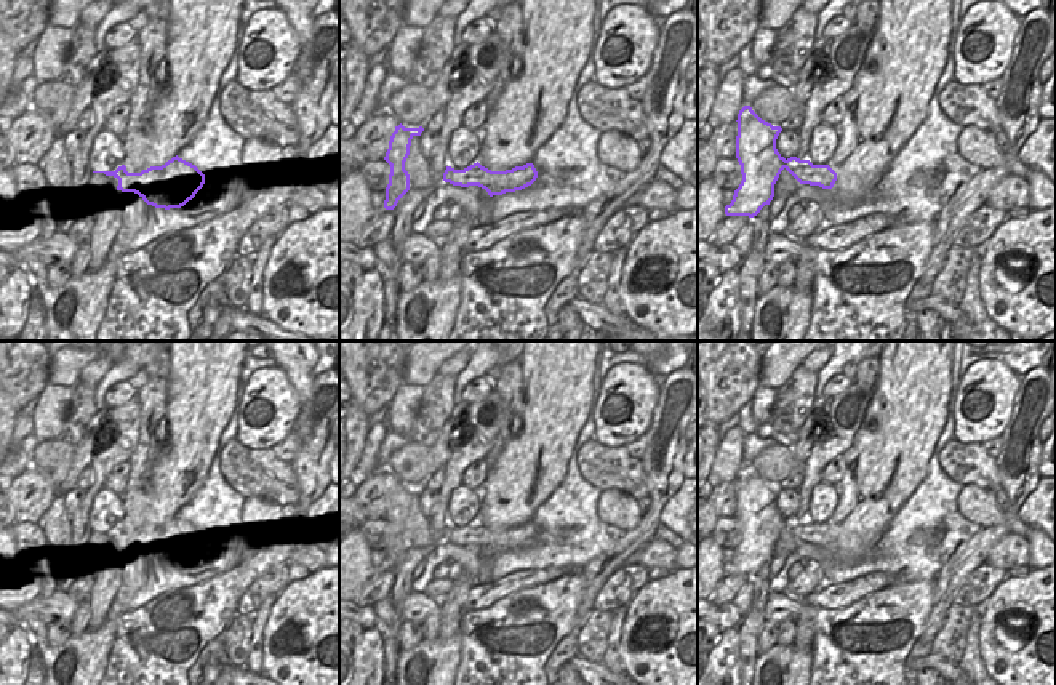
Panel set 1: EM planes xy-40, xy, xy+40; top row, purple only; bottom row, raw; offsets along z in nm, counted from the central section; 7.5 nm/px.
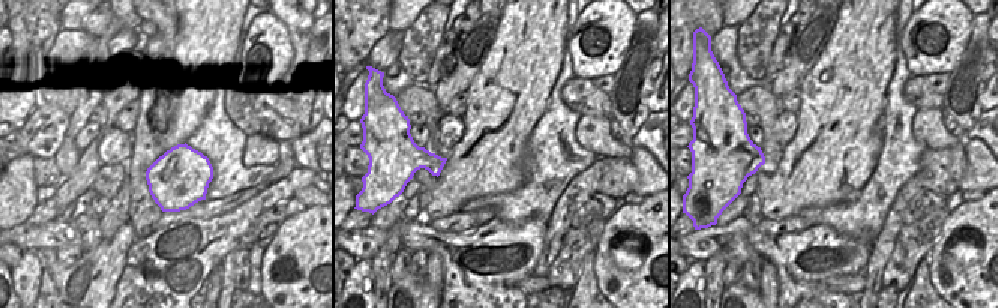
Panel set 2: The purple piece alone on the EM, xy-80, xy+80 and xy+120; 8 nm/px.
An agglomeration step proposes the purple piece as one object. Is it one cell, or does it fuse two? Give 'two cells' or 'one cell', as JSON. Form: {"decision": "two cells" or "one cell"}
{"decision": "one cell"}

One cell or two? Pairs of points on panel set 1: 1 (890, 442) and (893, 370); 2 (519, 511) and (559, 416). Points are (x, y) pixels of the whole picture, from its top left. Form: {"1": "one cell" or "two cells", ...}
{"1": "one cell", "2": "one cell"}

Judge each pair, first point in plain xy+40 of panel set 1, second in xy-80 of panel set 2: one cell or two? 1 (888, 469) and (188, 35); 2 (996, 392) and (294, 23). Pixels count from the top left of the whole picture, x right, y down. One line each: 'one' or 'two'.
1: one
2: two

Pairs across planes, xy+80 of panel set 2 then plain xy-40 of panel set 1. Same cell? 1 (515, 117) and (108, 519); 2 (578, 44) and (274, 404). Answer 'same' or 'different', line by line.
1: different
2: same

